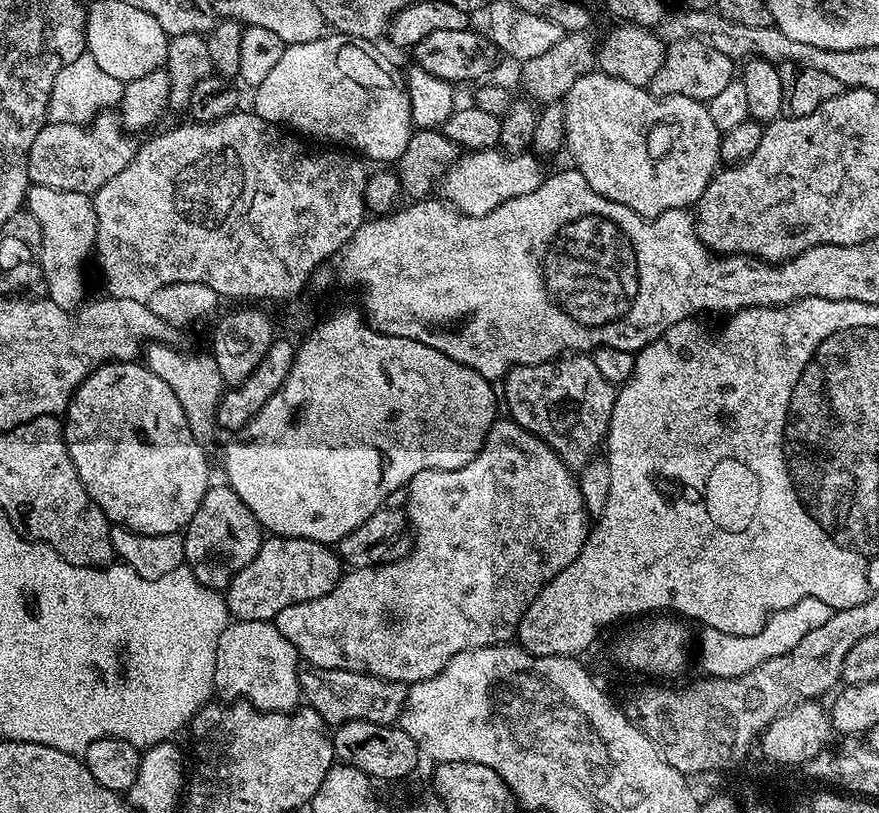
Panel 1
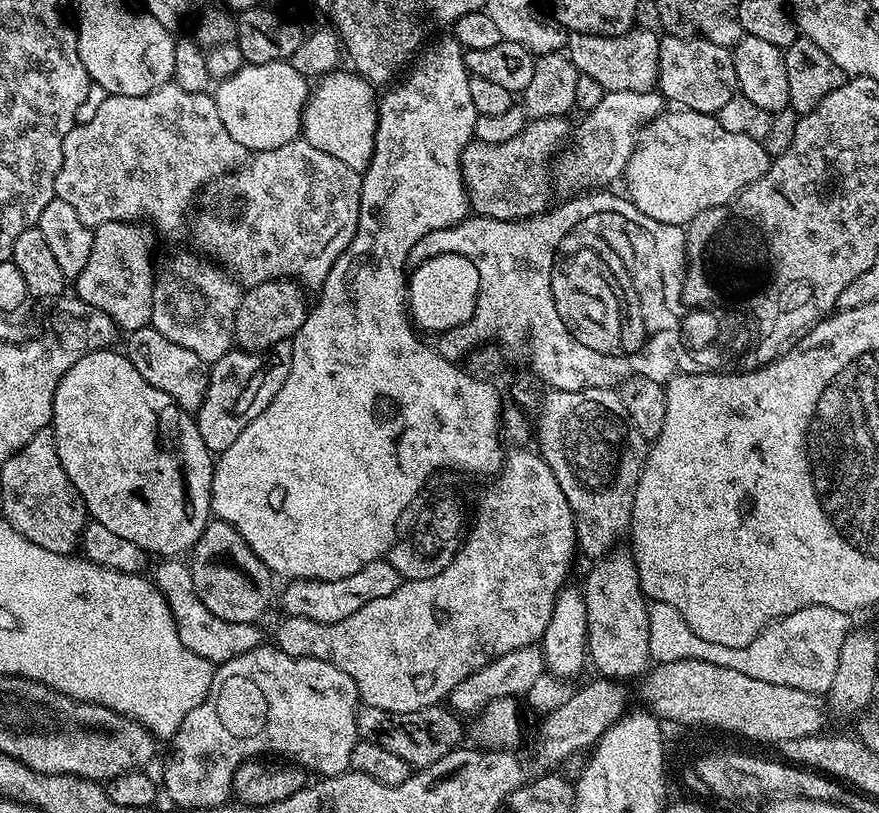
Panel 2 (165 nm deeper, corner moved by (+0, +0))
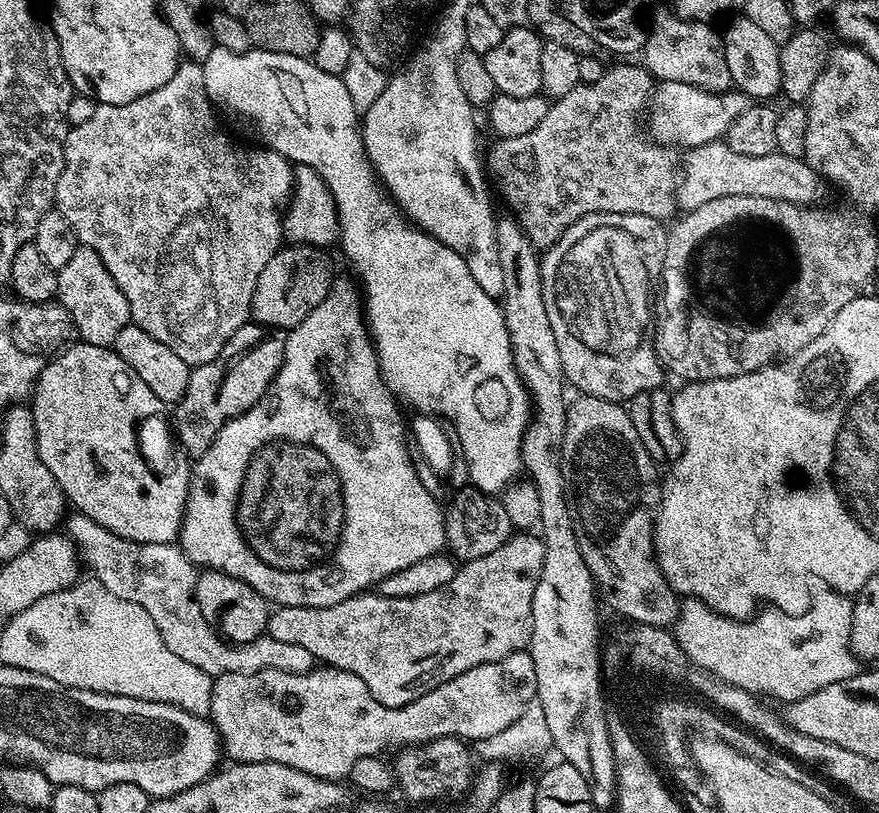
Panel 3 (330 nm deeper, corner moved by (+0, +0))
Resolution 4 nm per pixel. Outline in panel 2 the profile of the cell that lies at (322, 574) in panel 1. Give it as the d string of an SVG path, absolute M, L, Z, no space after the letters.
M381 558L362 566L358 574L350 574L350 578L337 580L297 580L287 585L284 592L284 604L287 615L305 616L319 624L342 622L342 618L350 618L350 614L358 614L366 602L374 602L374 598L386 598L386 594L394 594L402 582L401 576L387 558Z

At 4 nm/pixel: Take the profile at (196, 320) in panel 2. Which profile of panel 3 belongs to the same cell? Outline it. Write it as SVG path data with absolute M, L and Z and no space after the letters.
M196 62L181 63L180 67L176 69L176 73L170 78L170 82L158 86L158 90L150 90L150 94L142 94L142 98L134 98L134 102L126 102L125 104L97 103L94 114L91 115L86 122L73 124L69 127L68 137L64 143L64 169L58 178L56 198L54 201L55 207L66 218L66 222L70 222L70 226L74 230L77 241L79 241L83 247L94 250L98 254L98 258L102 258L102 262L106 266L108 273L114 278L114 282L122 290L122 294L126 294L126 302L132 311L131 323L136 324L142 330L146 330L146 334L150 334L150 338L158 338L158 342L164 342L166 346L170 346L170 350L174 350L174 354L178 354L178 358L182 358L182 362L186 362L190 366L205 364L214 358L218 358L222 346L226 346L228 339L230 339L242 325L249 323L250 313L252 311L252 299L254 298L254 286L258 286L258 274L262 274L262 269L265 268L266 262L270 262L270 258L280 249L282 241L285 239L282 209L285 207L286 201L292 195L292 173L294 168L290 161L282 154L271 151L264 146L256 146L260 148L248 149L243 148L240 144L235 144L235 142L220 129L220 124L216 121L215 115L217 116L217 113L214 111L213 101L209 100L206 94L204 69Z

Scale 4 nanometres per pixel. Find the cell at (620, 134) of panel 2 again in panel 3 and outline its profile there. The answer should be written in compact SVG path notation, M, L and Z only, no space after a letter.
M666 80L657 83L650 101L653 128L653 132L650 132L651 139L666 146L685 144L685 149L688 150L708 144L712 140L720 140L727 137L734 118L738 118L738 114L742 114L742 110L746 110L749 103L749 97L739 90L707 92L686 82Z

